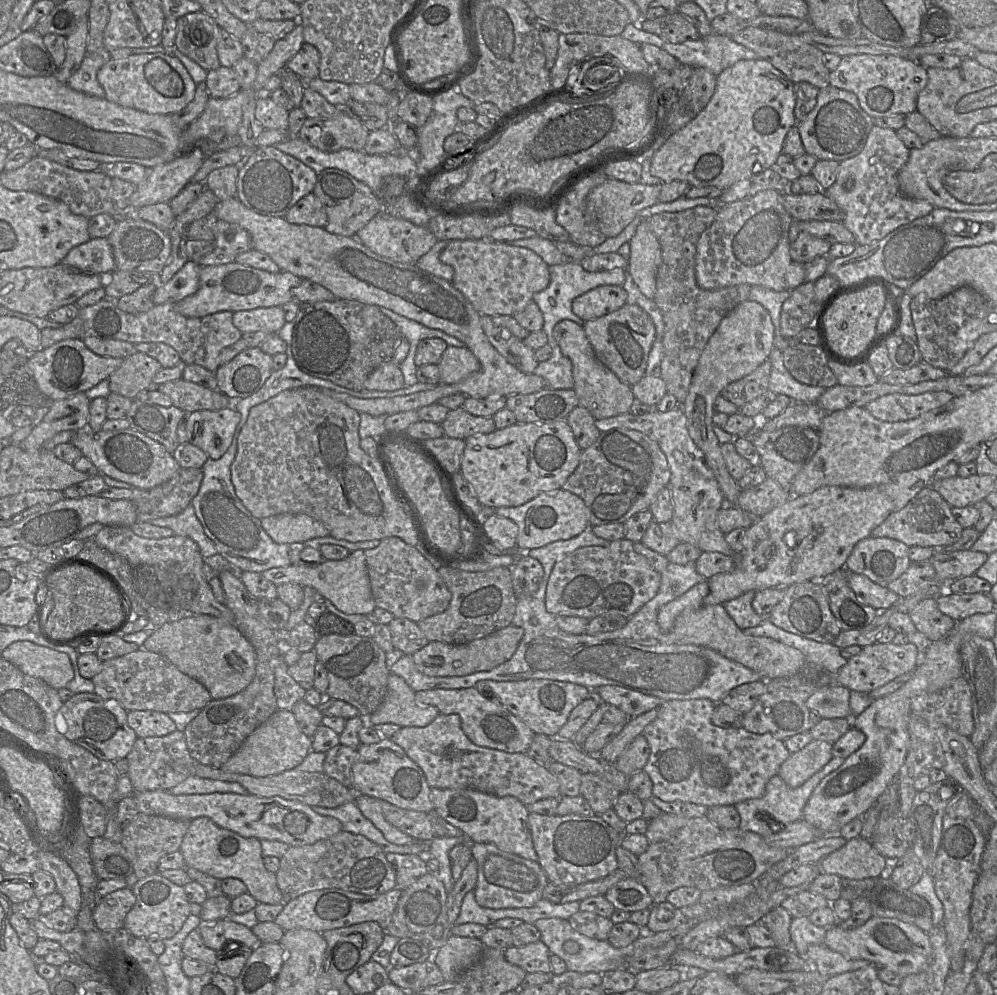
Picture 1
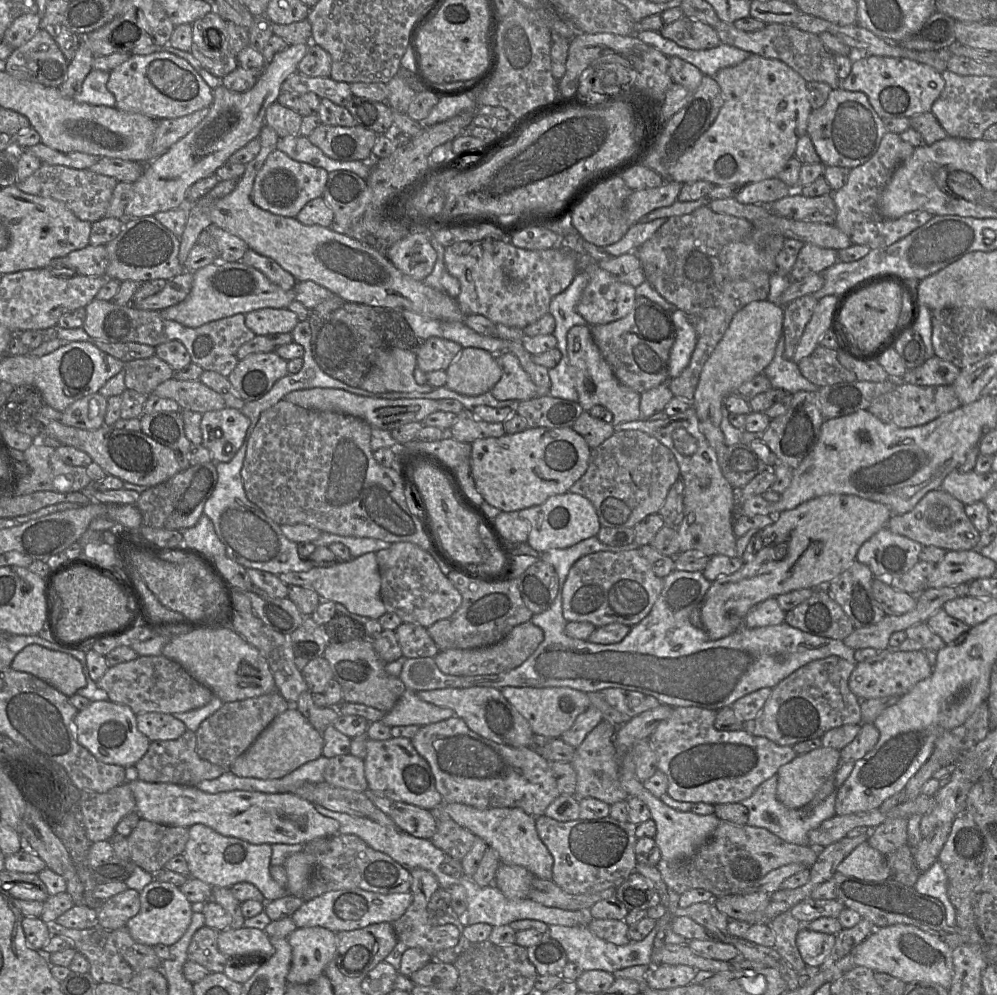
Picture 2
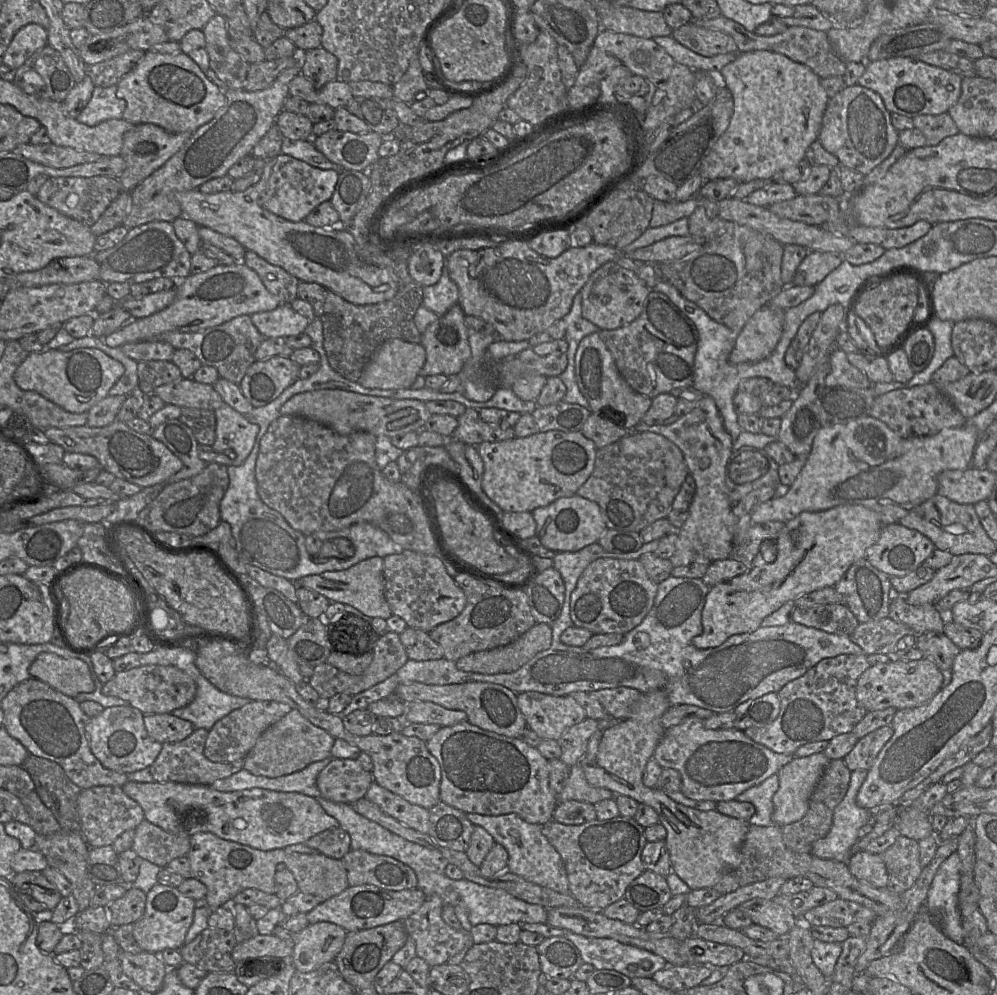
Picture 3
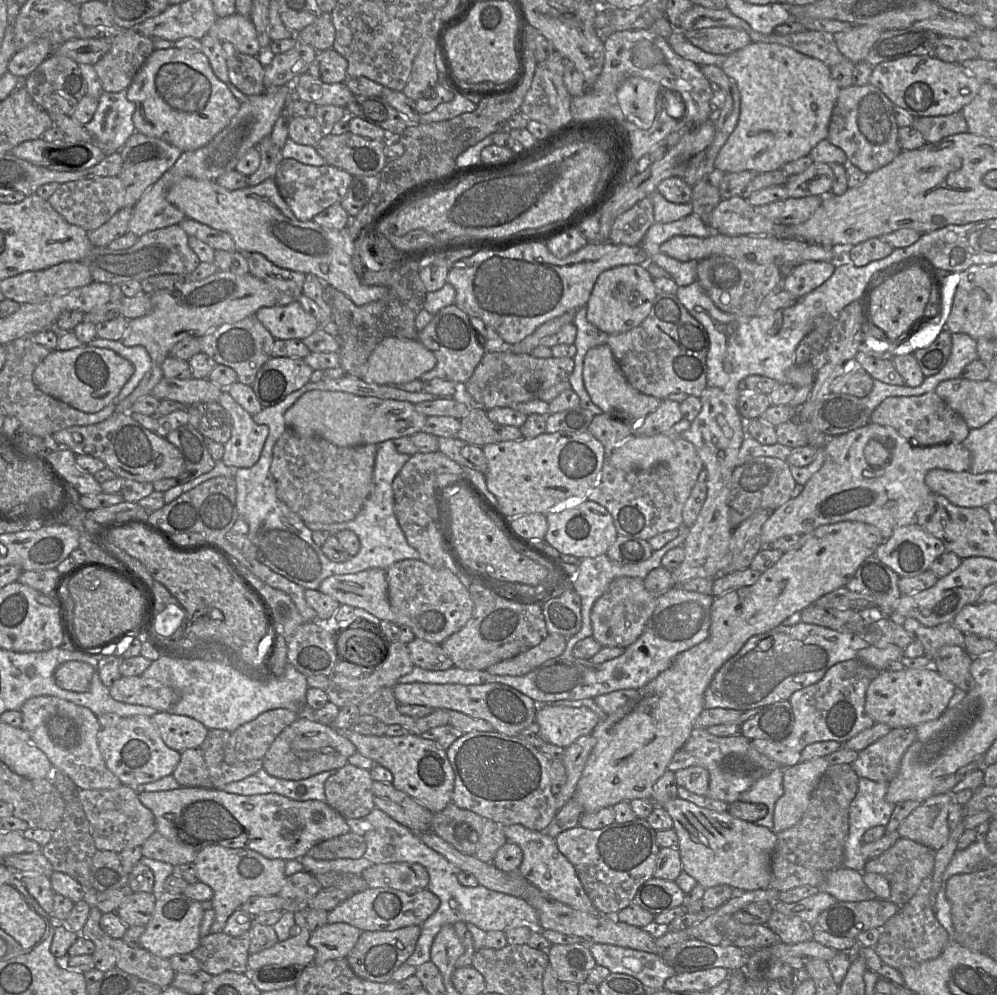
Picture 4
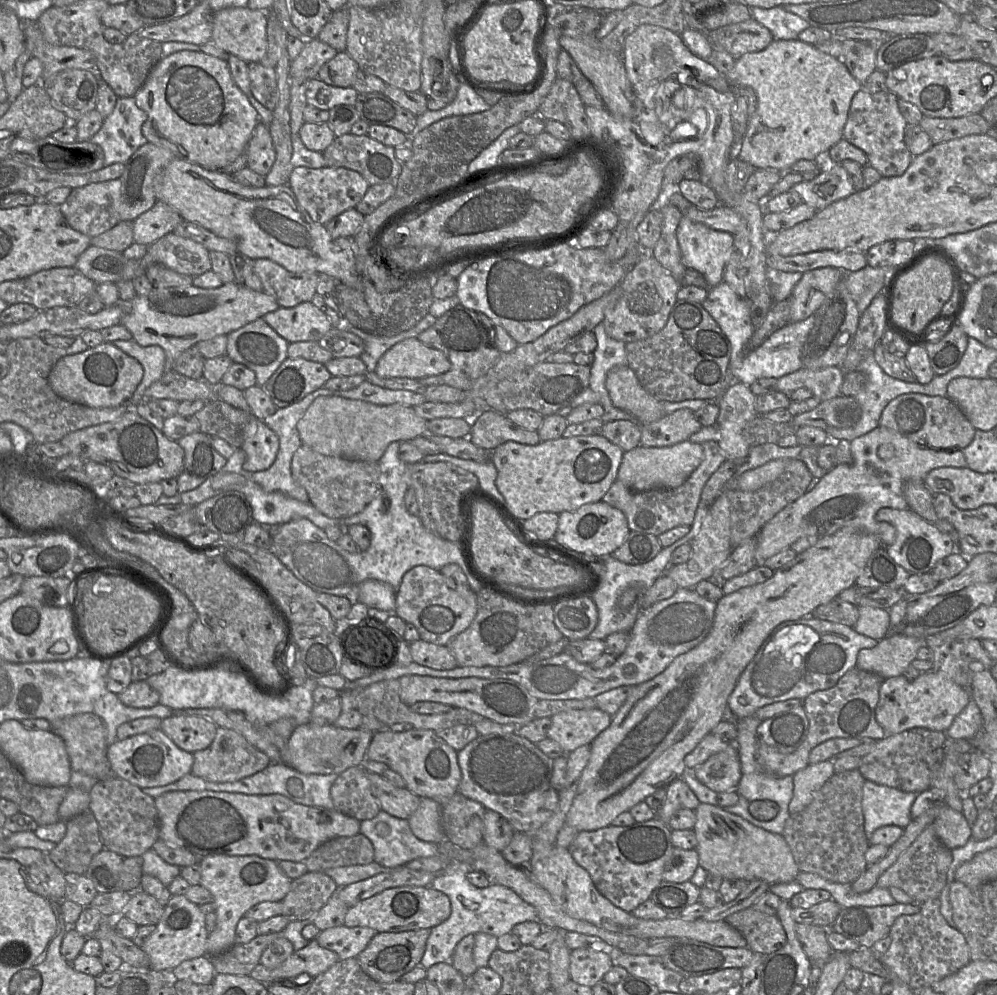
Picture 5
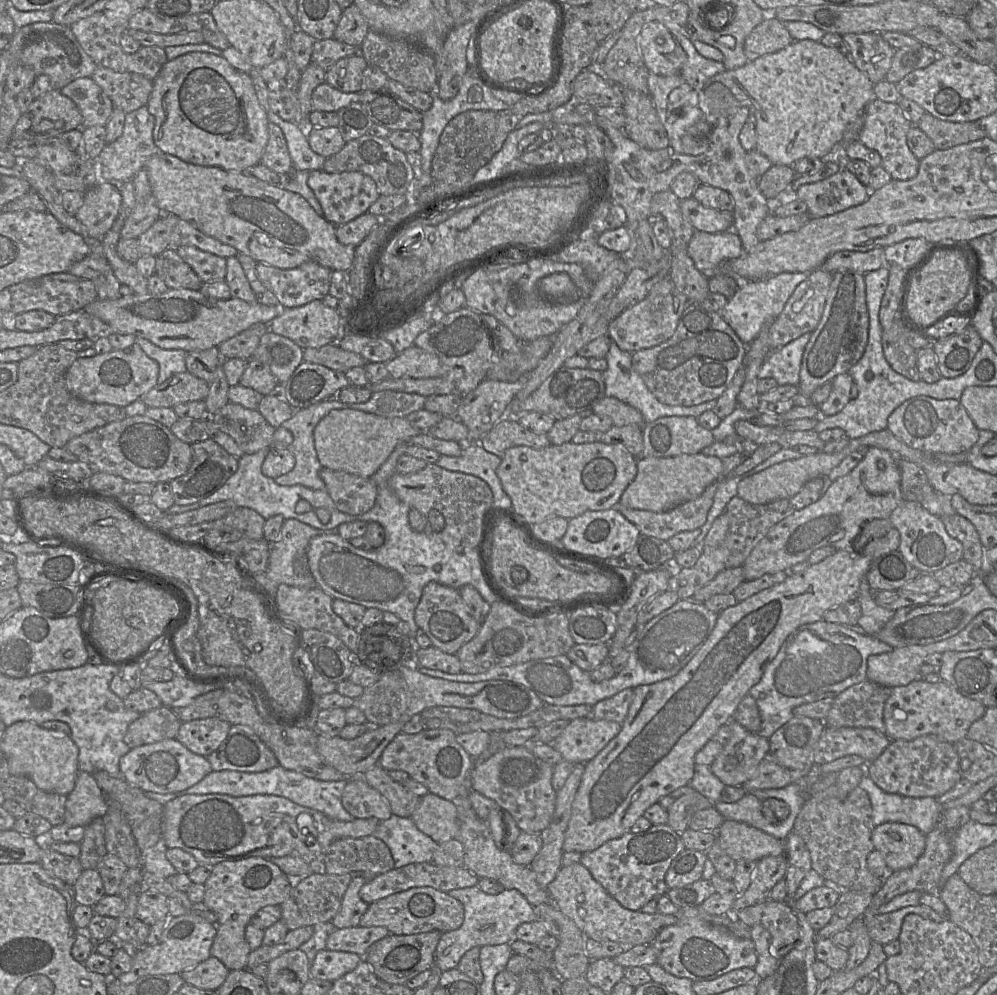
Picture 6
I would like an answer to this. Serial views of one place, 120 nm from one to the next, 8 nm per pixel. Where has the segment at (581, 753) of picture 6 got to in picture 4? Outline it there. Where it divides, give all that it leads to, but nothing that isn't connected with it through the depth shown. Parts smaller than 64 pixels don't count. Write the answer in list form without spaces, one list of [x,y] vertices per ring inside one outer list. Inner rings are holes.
[[[539,705],[535,722],[545,742],[566,748],[579,737],[591,734],[601,719],[587,707]]]

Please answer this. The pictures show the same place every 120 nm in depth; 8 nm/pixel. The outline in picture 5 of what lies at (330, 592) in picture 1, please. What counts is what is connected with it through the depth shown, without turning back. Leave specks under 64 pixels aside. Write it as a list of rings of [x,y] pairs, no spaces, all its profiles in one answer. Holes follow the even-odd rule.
[[[368,579],[357,587],[357,603],[368,608],[394,613],[396,608],[396,591],[383,581]]]

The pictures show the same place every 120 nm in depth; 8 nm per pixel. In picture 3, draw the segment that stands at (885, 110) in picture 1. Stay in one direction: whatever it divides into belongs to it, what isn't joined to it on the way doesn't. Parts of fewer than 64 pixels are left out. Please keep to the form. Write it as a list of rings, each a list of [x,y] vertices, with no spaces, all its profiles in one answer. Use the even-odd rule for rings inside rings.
[[[898,57],[866,62],[866,70],[857,85],[878,93],[891,114],[915,118],[947,113],[961,95],[962,76],[916,58]]]

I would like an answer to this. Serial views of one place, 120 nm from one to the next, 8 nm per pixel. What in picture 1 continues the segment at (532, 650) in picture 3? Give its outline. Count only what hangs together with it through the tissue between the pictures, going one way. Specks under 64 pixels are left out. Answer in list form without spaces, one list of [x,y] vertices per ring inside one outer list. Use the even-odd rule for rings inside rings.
[[[509,625],[483,638],[464,644],[429,641],[422,649],[411,655],[415,667],[428,676],[465,676],[491,670],[508,661],[515,653],[524,635],[521,627]]]

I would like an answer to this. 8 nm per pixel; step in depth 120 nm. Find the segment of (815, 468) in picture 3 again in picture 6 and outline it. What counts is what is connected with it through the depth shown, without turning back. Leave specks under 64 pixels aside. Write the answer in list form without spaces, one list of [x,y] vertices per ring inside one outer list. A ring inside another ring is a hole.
[[[870,447],[861,462],[849,474],[833,481],[819,500],[794,512],[769,530],[744,561],[744,579],[752,581],[765,574],[785,571],[808,561],[815,550],[823,547],[844,550],[851,555],[864,555],[871,561],[897,551],[900,534],[893,526],[880,538],[871,538],[861,531],[866,523],[874,519],[889,519],[902,502],[899,459],[888,450]],[[860,534],[861,541],[857,540]]]

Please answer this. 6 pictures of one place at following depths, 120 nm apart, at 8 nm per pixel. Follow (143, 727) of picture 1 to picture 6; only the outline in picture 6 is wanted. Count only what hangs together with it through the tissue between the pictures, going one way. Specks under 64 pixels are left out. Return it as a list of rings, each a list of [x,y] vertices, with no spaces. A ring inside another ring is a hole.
[[[218,718],[182,722],[176,739],[191,752],[207,757],[226,739],[231,724]]]

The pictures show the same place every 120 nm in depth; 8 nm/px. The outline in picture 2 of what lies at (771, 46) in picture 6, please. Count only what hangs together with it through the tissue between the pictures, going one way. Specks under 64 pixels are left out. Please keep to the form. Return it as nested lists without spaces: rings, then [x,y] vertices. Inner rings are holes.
[[[685,15],[673,23],[664,24],[659,33],[679,46],[692,50],[711,49],[722,43],[712,26]]]

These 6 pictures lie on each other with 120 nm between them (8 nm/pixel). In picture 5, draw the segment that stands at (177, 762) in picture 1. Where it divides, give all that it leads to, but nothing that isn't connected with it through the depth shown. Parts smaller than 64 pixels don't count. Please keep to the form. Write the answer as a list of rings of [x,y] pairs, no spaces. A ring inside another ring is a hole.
[[[218,727],[209,747],[193,753],[191,774],[211,782],[234,782],[251,776],[270,765],[269,757],[234,730]]]

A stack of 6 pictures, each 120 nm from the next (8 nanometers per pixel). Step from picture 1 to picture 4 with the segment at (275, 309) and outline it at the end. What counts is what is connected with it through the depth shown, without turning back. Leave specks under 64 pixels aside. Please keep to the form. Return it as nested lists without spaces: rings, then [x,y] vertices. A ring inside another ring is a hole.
[[[298,301],[286,306],[275,305],[274,307],[262,307],[256,312],[255,316],[275,340],[303,340],[319,328],[319,323],[316,318],[306,312]]]

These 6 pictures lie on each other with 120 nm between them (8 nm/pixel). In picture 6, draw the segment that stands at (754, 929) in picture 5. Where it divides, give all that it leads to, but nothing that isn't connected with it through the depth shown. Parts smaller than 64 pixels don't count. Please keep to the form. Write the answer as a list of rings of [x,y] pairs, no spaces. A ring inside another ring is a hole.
[[[768,900],[739,911],[736,918],[750,928],[761,925],[769,931],[770,953],[777,960],[786,956],[799,941],[798,918],[784,902]]]

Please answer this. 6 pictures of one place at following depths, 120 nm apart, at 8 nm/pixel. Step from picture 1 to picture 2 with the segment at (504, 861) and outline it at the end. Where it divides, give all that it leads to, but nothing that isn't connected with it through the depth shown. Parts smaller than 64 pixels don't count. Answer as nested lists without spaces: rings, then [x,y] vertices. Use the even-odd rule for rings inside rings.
[[[500,863],[493,884],[508,899],[525,899],[528,898],[534,877],[522,866]]]

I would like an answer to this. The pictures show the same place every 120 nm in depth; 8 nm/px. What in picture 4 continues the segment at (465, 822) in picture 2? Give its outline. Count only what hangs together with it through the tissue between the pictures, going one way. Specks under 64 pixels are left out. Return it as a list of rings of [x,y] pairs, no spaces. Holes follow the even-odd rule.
[[[520,824],[502,826],[502,830],[507,840],[517,844],[523,852],[518,869],[521,876],[556,901],[583,912],[599,913],[585,892],[574,866],[558,849],[553,837],[544,831],[531,830]]]

